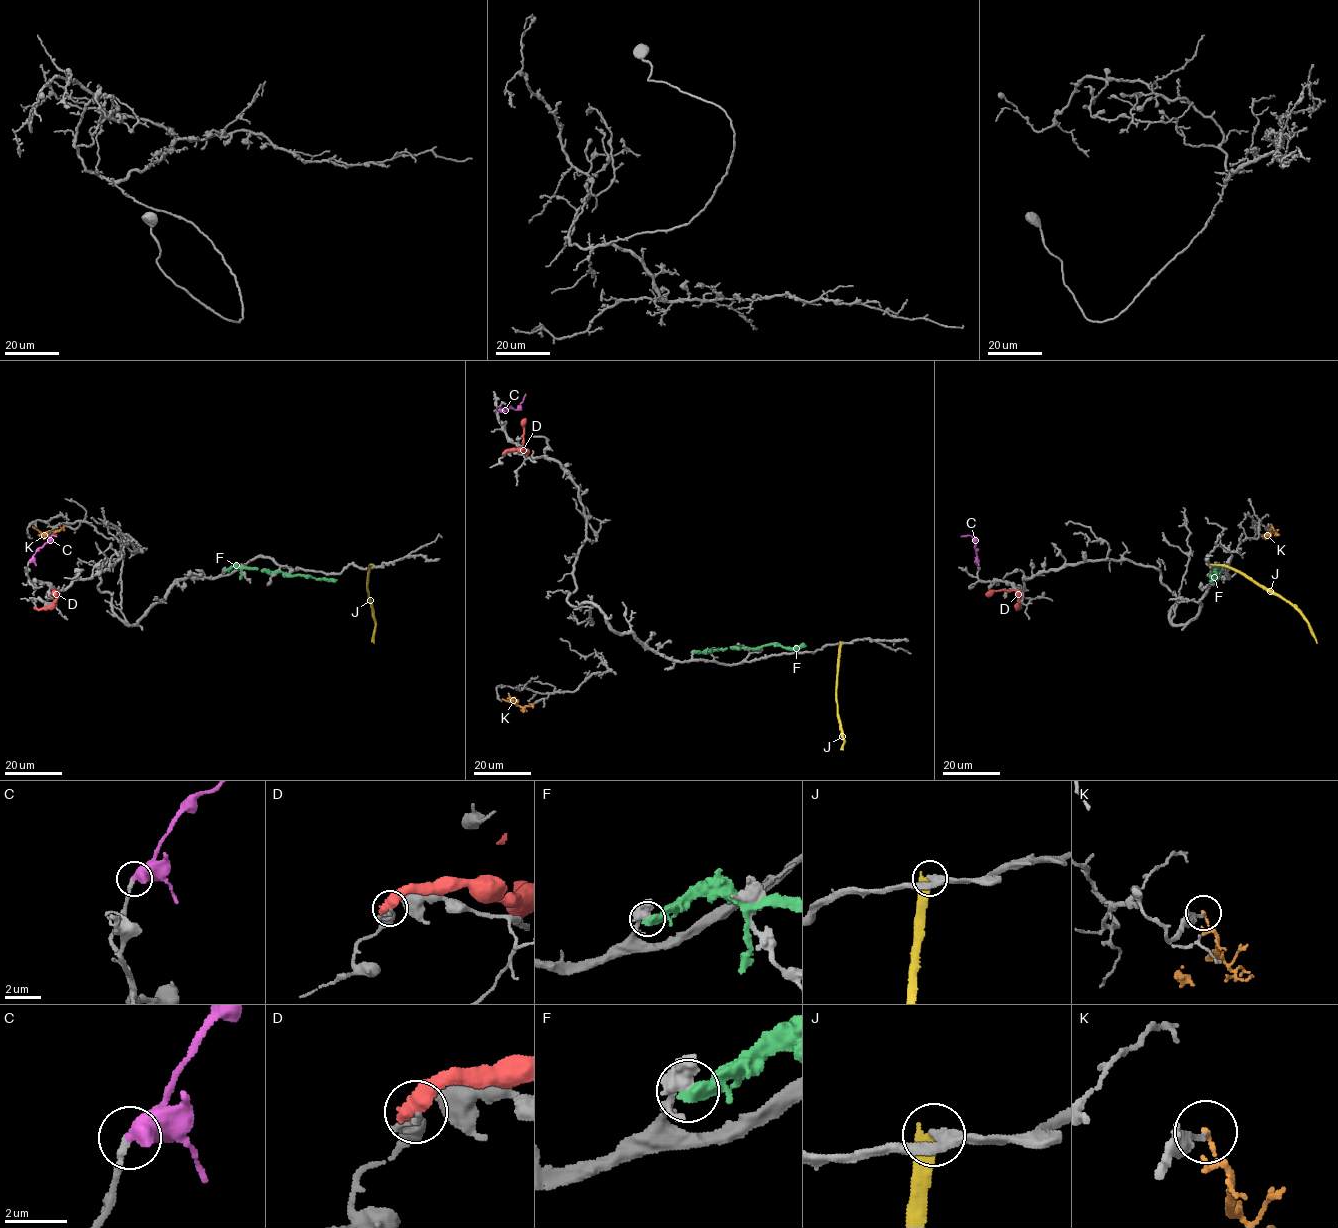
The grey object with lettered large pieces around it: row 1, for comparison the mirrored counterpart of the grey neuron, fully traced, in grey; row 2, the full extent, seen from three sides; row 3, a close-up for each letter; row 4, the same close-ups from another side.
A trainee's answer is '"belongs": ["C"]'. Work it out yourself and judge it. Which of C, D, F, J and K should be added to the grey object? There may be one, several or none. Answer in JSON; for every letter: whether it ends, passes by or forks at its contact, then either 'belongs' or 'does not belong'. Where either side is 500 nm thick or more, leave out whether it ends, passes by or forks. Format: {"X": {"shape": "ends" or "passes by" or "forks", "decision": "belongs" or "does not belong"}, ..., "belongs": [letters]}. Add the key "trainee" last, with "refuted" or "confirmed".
{"C": {"decision": "belongs"}, "D": {"decision": "does not belong"}, "F": {"decision": "does not belong"}, "J": {"shape": "ends", "decision": "does not belong"}, "K": {"shape": "ends", "decision": "does not belong"}, "belongs": ["C"], "trainee": "confirmed"}

